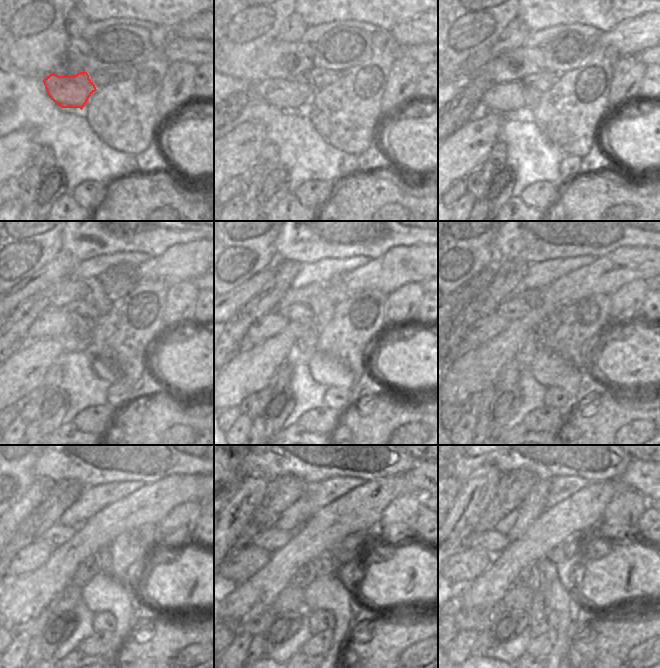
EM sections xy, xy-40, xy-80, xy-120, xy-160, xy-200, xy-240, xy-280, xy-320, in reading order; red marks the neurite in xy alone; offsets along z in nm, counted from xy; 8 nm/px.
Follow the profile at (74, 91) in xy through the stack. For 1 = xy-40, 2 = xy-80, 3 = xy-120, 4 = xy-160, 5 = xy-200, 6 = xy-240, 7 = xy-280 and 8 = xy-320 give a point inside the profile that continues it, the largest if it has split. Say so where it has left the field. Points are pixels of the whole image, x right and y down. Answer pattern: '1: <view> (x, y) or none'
1: xy-40 (285, 95)
2: xy-80 (508, 98)
3: xy-120 (53, 322)
4: xy-160 (269, 325)
5: xy-200 (486, 328)
6: xy-240 (33, 556)
7: xy-280 (240, 565)
8: xy-320 (467, 565)

